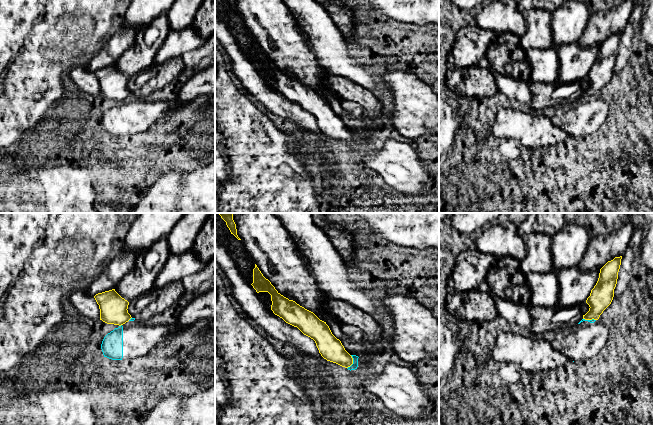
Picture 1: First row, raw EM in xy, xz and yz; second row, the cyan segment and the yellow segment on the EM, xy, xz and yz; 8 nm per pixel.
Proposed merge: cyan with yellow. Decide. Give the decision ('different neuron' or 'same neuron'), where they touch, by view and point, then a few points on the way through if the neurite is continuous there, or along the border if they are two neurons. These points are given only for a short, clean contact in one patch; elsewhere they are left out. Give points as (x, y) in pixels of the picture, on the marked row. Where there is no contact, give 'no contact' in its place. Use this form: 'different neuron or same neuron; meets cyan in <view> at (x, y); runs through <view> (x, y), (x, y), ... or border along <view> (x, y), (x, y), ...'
different neuron; meets cyan in xz at (353, 362)

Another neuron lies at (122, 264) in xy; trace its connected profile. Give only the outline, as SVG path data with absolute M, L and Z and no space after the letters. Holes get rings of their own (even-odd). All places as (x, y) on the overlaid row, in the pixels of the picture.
M120 252L110 263L106 265L103 272L98 274L91 285L86 289L90 296L112 290L118 282L128 274L135 264L139 253Z

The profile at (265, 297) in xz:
M259 292L257 294L260 297L262 303L265 305L265 307L271 310L271 295L268 292Z

